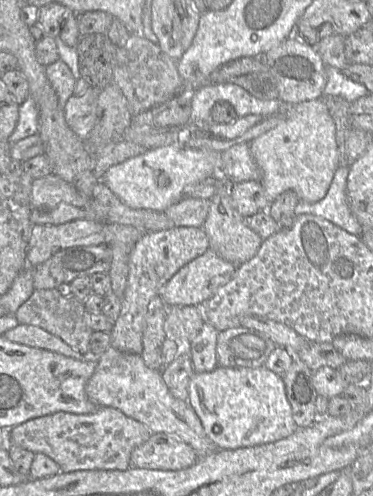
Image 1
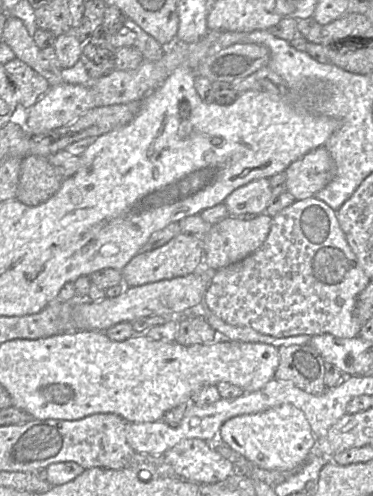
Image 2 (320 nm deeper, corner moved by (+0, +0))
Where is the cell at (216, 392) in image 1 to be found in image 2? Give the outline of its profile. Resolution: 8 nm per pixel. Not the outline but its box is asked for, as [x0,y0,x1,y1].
[218,404,317,471]

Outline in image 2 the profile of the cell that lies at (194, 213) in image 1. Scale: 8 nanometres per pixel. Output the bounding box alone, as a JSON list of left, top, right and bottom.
[224,178,272,217]

